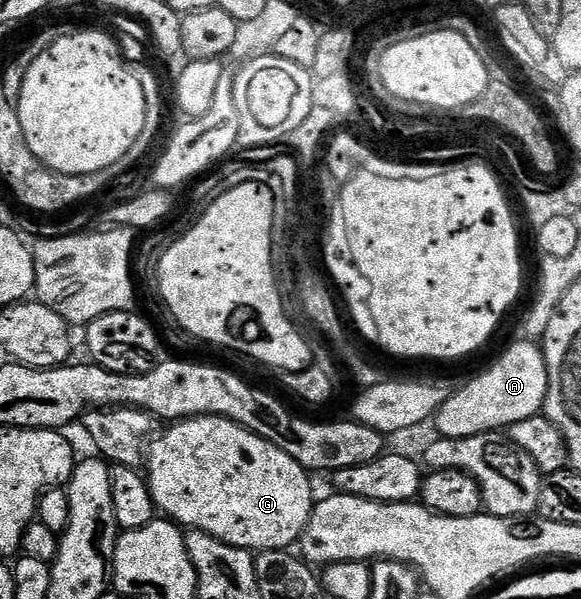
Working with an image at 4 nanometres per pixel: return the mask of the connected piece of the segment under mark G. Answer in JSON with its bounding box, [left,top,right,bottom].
[144,414,316,552]

